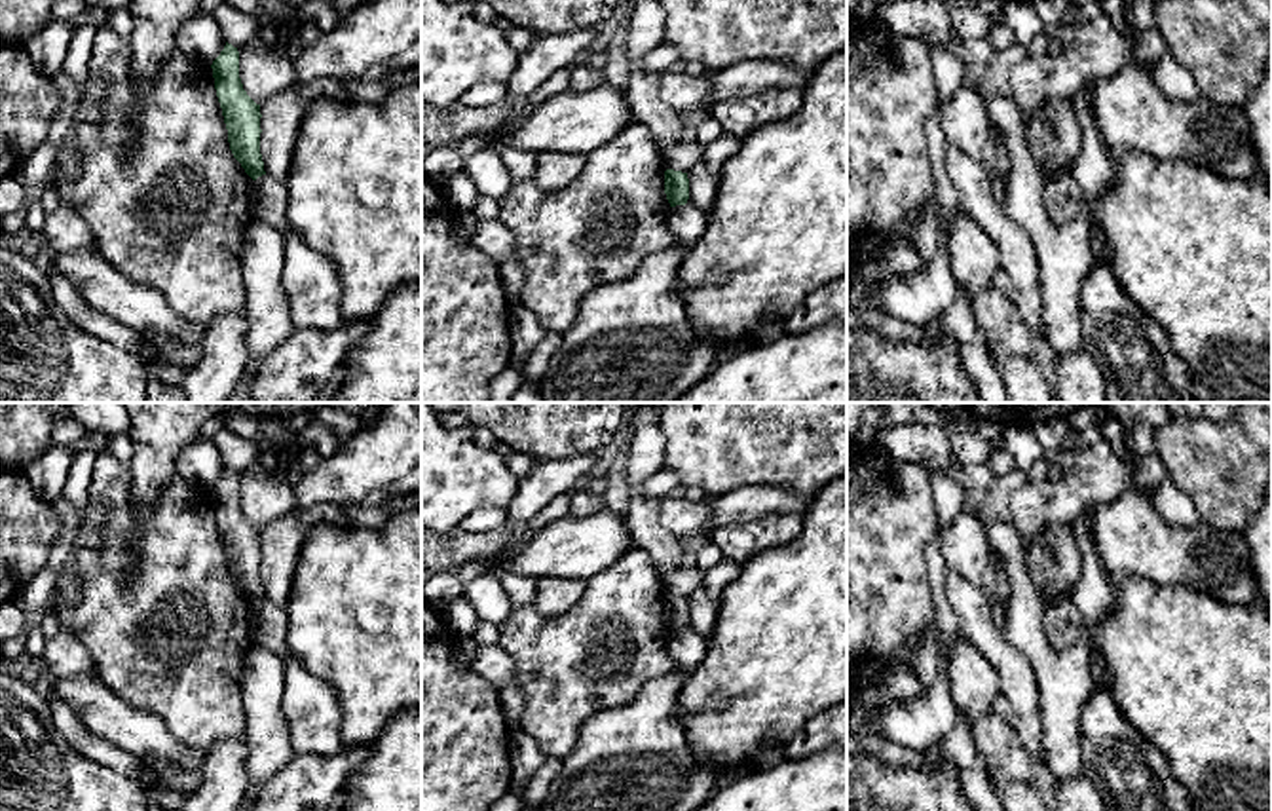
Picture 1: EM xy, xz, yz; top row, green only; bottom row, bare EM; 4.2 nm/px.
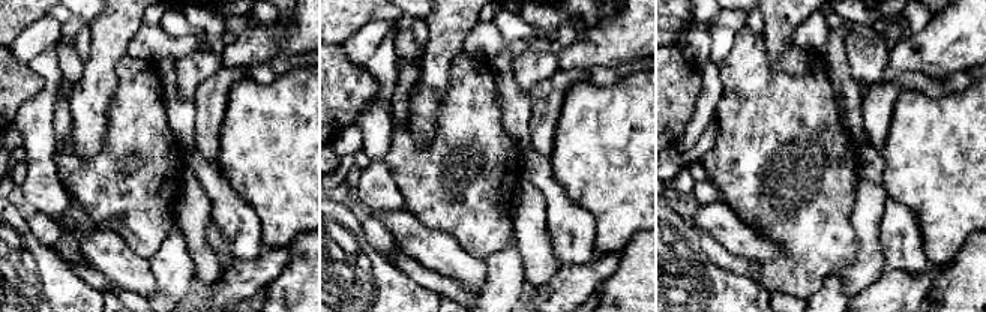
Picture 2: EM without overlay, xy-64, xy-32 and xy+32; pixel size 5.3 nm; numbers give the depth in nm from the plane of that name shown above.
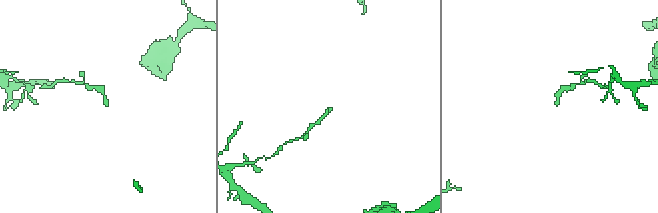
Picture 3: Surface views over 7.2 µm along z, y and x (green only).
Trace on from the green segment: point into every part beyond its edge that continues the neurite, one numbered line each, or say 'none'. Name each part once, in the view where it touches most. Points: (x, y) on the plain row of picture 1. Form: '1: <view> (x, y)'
none

